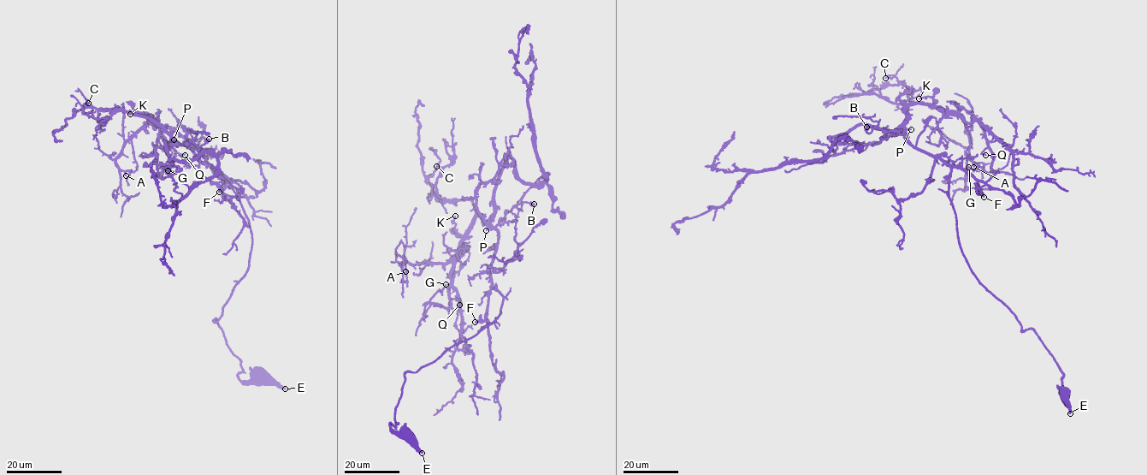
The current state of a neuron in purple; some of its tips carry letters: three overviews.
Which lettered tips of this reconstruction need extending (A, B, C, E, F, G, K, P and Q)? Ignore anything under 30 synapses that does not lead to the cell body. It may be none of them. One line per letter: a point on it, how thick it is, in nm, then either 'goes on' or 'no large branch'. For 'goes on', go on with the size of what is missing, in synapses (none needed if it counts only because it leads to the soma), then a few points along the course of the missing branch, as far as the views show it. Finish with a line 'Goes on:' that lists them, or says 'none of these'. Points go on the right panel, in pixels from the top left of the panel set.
A: place (973, 167); calibre 140 nm; no large branch
B: place (866, 127); calibre 550 nm; no large branch
C: place (885, 78); calibre 120 nm; no large branch
E: place (1070, 413); calibre 260 nm; no large branch
F: place (984, 197); calibre 360 nm; goes on; 120 synapses; course (984, 197), (985, 203), (971, 216), (973, 218), (999, 209), (995, 194)
G: place (968, 167); calibre 110 nm; no large branch
K: place (919, 98); calibre 130 nm; no large branch
P: place (911, 129); calibre 160 nm; no large branch
Q: place (985, 155); calibre 100 nm; no large branch
Goes on: F

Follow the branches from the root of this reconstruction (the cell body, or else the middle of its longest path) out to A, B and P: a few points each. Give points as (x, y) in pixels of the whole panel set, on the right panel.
A: (1064, 395), (1039, 337), (972, 272), (951, 170), (907, 140), (907, 106), (961, 117), (973, 167)
B: (1064, 395), (1053, 356), (1032, 329), (1022, 331), (962, 253), (949, 166), (895, 131), (867, 133), (866, 127)
P: (1064, 395), (1039, 337), (972, 272), (951, 170), (914, 147), (911, 129)

